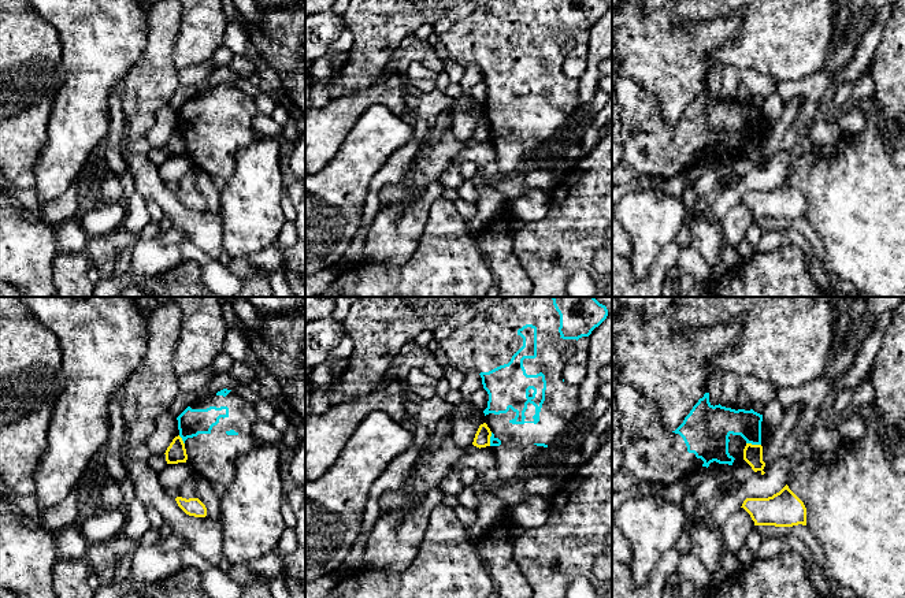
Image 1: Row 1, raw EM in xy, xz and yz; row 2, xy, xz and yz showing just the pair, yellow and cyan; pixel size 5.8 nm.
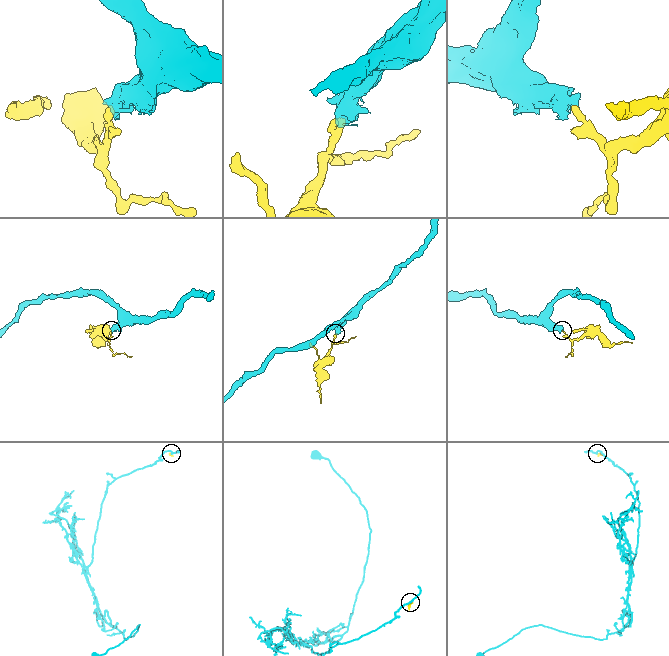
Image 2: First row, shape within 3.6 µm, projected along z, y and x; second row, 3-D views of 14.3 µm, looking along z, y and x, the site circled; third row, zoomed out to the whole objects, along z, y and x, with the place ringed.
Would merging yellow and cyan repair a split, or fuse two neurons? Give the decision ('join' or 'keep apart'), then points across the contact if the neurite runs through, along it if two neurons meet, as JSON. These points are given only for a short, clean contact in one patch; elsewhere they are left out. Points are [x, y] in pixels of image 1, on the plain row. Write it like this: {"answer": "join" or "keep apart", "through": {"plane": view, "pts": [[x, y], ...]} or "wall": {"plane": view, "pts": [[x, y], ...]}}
{"answer": "keep apart", "wall": {"plane": "yz", "pts": [[746, 136], [760, 138]]}}

